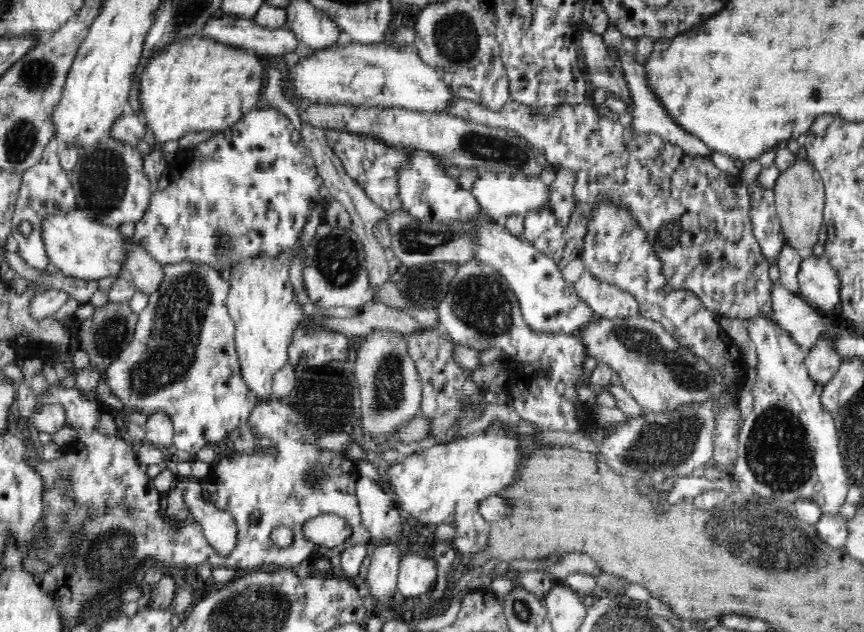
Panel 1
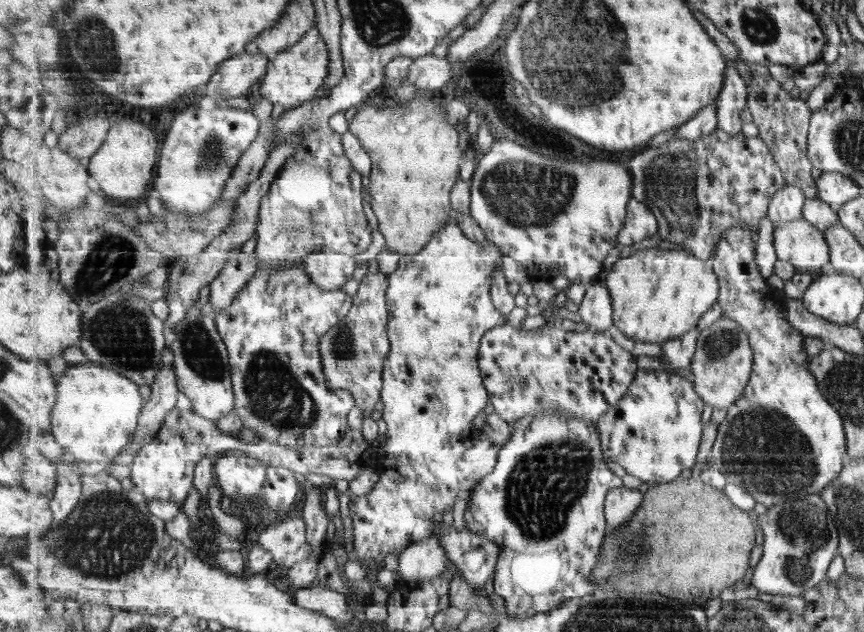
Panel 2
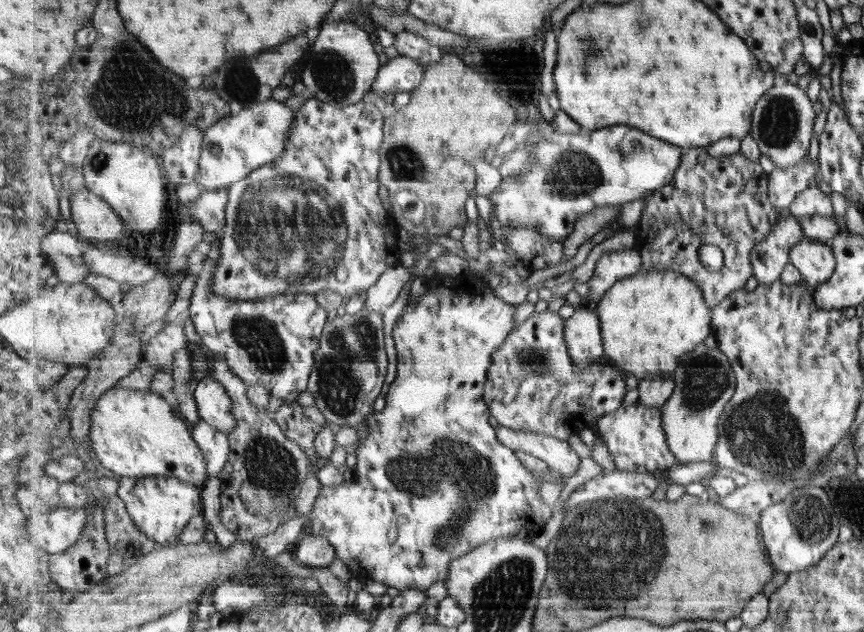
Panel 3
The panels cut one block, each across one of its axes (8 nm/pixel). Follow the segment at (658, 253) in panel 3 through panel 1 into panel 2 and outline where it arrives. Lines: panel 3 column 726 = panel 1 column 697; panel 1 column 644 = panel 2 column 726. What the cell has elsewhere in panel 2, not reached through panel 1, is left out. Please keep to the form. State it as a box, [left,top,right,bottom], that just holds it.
[627,128,787,263]

